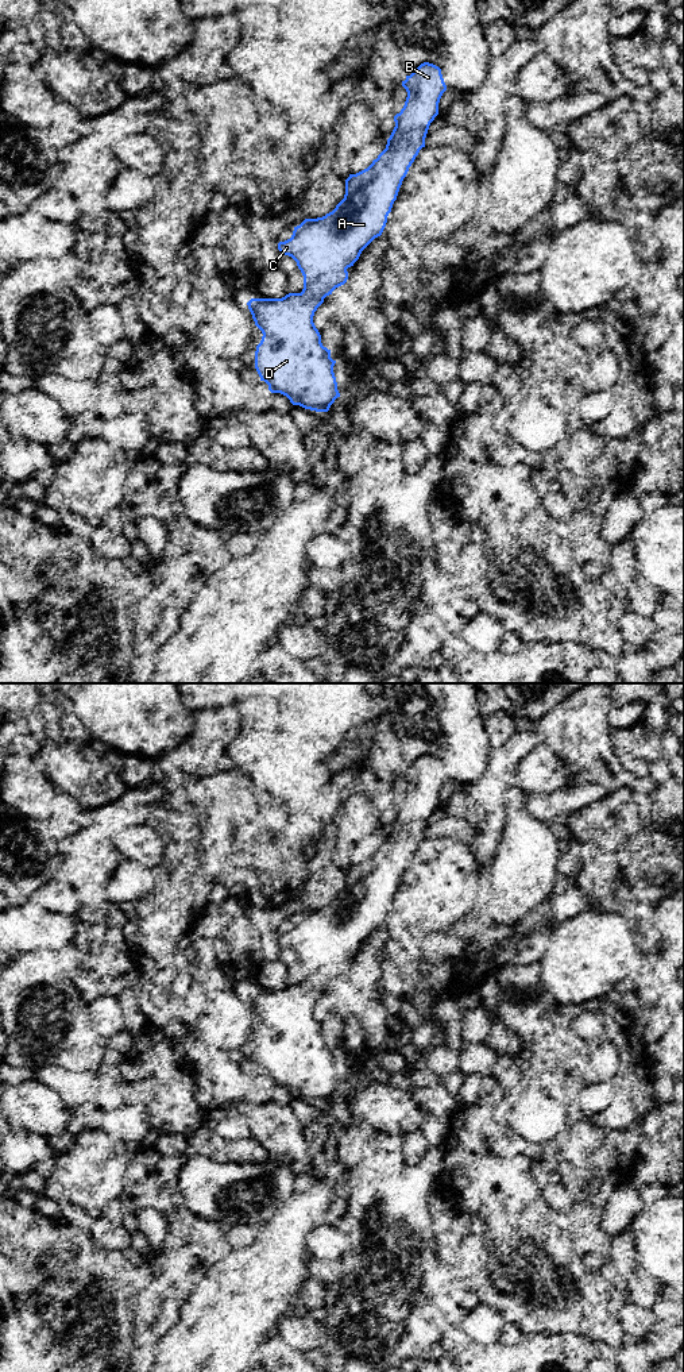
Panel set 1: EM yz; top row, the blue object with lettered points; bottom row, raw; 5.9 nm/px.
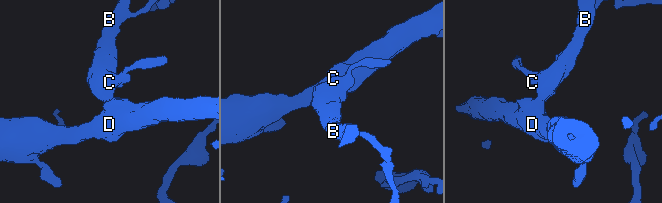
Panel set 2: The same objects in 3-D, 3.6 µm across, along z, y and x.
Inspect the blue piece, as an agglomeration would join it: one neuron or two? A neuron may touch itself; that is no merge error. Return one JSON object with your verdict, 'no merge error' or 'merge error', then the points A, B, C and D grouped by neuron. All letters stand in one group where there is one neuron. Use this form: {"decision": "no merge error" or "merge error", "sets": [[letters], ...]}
{"decision": "no merge error", "sets": [["A", "B", "C", "D"]]}

